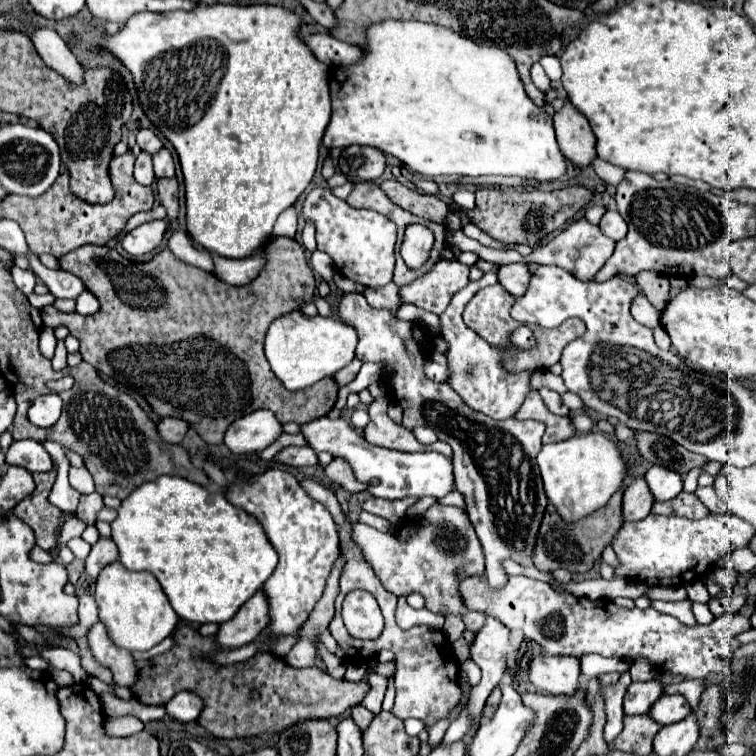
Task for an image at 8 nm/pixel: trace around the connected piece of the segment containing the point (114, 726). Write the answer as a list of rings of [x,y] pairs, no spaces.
[[[132,714],[106,718],[106,734],[110,734],[110,736],[130,736],[140,730],[144,730],[144,724]]]

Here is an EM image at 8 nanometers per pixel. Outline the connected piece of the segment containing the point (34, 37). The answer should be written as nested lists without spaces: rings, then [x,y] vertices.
[[[36,28],[32,34],[28,34],[36,52],[42,56],[42,60],[54,68],[56,72],[60,72],[62,76],[66,76],[72,84],[80,84],[82,82],[82,66],[76,60],[76,56],[70,52],[70,48],[66,46],[66,42],[50,28]]]

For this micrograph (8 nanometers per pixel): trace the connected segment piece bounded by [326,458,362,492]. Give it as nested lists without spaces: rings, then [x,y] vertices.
[[[334,458],[328,466],[326,466],[326,476],[334,482],[338,482],[342,488],[346,488],[348,492],[362,492],[362,484],[358,484],[358,480],[354,480],[354,472],[350,468],[350,464],[344,458]]]

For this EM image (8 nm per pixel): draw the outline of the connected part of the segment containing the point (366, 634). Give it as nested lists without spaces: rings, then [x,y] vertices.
[[[354,590],[344,598],[342,618],[350,636],[360,640],[374,640],[384,628],[384,618],[374,596],[364,590]]]

